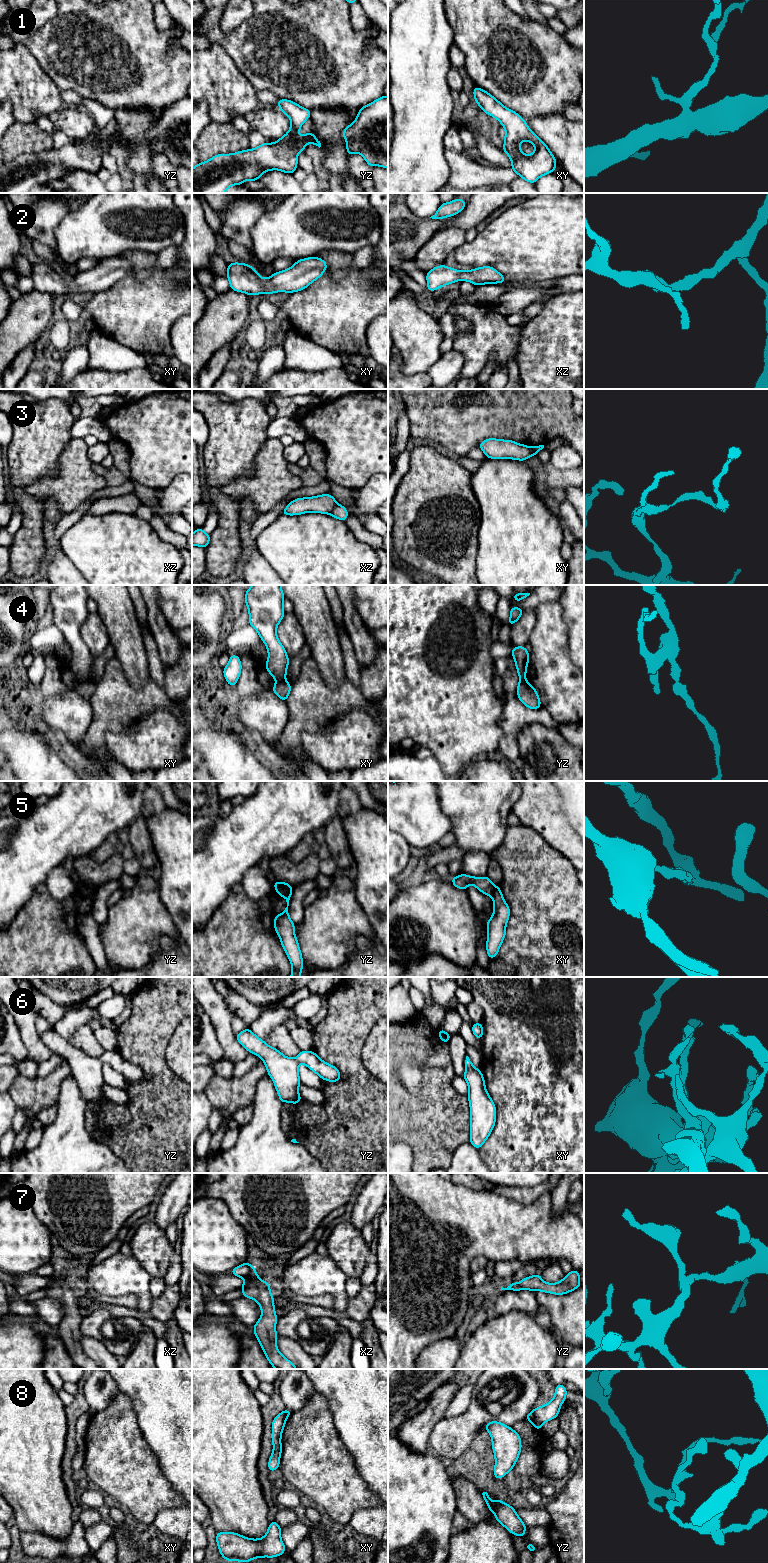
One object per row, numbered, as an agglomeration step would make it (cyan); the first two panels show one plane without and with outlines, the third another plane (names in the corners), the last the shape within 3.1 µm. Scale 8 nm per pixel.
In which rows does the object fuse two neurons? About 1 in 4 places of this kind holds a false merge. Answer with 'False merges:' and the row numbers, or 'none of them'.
False merges: 3, 4, 5, 8

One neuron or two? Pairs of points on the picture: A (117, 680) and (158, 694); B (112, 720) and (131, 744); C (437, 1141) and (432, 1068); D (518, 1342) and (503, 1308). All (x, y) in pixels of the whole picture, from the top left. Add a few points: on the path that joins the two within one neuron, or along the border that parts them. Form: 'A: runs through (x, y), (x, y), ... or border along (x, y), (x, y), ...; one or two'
A: runs through (127, 690), (131, 694), (148, 694); one
B: border along (140, 717), (129, 731), (107, 731), (107, 749); two
C: runs through (437, 1123), (437, 1086); one
D: border along (492, 1312), (506, 1314), (520, 1310), (529, 1313); two

